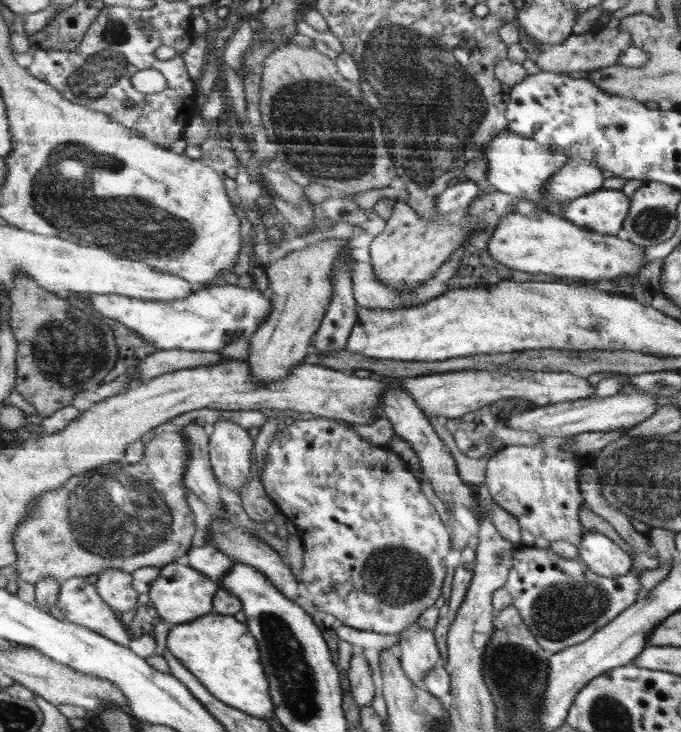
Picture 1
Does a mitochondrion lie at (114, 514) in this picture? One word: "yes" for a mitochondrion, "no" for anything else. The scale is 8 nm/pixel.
yes

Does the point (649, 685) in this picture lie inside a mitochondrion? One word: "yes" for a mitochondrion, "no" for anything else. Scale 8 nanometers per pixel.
no

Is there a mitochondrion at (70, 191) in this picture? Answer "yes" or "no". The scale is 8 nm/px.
yes

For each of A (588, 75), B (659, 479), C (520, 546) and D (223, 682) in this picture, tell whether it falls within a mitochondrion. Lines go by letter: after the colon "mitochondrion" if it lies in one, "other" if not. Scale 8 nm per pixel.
A: other
B: mitochondrion
C: other
D: other

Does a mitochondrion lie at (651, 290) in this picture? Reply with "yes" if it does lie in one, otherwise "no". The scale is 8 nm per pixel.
no

